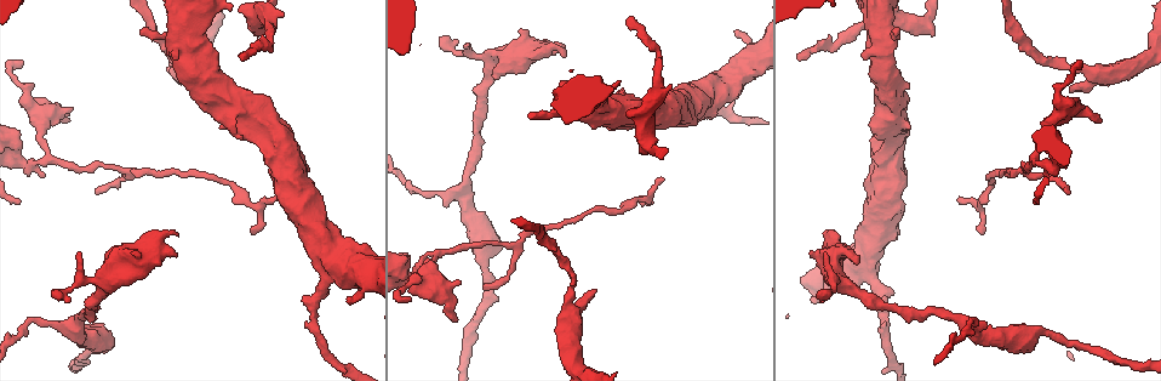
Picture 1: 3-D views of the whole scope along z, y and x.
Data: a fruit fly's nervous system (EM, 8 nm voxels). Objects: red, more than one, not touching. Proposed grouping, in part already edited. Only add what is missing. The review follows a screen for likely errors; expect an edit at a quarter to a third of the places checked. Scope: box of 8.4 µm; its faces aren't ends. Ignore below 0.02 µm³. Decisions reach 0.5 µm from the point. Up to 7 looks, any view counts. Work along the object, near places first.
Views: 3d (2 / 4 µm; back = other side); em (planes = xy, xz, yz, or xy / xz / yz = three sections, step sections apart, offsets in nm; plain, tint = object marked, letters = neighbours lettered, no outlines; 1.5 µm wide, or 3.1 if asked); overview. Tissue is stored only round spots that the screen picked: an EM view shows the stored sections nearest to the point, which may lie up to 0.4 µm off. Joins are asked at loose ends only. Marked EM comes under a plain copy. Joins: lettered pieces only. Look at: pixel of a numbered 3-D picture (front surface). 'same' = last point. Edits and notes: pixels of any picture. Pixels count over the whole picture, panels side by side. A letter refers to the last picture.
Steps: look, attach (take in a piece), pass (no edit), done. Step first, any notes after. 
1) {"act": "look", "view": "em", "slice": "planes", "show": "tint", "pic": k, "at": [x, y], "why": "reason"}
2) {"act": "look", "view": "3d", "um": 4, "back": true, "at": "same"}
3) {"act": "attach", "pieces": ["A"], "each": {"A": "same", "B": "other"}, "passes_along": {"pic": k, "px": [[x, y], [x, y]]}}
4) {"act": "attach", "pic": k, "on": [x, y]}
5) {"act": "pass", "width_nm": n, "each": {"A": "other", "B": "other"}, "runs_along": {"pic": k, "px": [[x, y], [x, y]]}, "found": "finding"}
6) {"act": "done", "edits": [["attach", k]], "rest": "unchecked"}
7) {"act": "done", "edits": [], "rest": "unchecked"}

{"act": "look", "view": "em", "slice": "planes", "show": "tint", "pic": 1, "at": [1100, 122], "why": "an open end"}

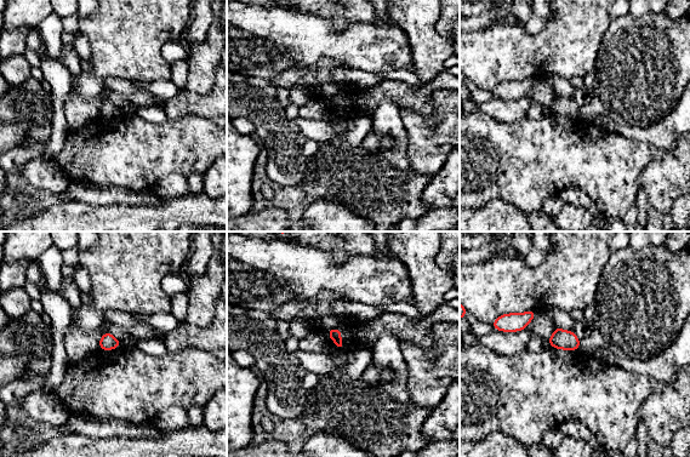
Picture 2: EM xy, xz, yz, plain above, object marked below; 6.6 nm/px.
{"act": "look", "view": "em", "slice": "planes", "show": "letters", "at": "same"}

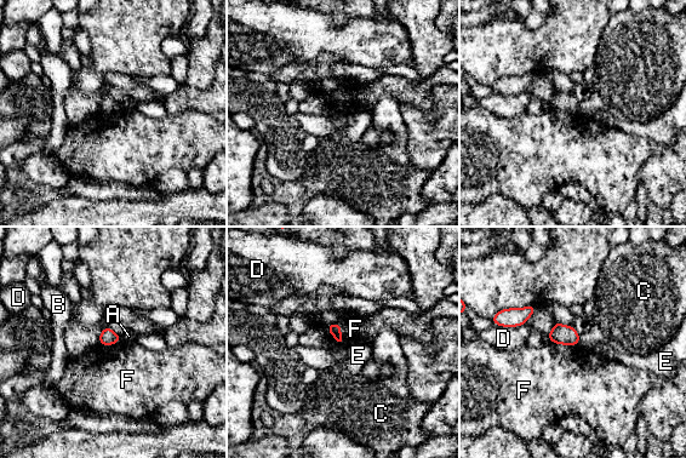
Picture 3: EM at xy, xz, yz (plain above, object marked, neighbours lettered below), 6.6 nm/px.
{"act": "pass", "each": {"A": "other", "B": "other", "C": "other", "D": "other", "E": "other", "F": "other"}, "border": {"pic": 3, "px": [[330, 324], [329, 332], [343, 344]]}, "found": "none of them fits"}

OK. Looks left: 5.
{"act": "look", "view": "3d", "um": 2, "pic": 1, "at": [596, 290], "why": "an open end"}

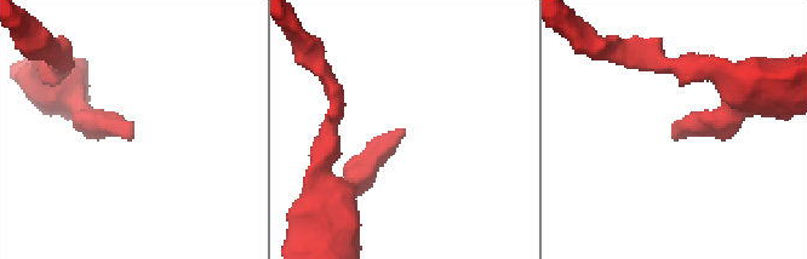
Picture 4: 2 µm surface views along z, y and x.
{"act": "look", "view": "em", "slice": "planes", "show": "letters", "pic": 4, "at": [676, 138], "why": "now the EM"}

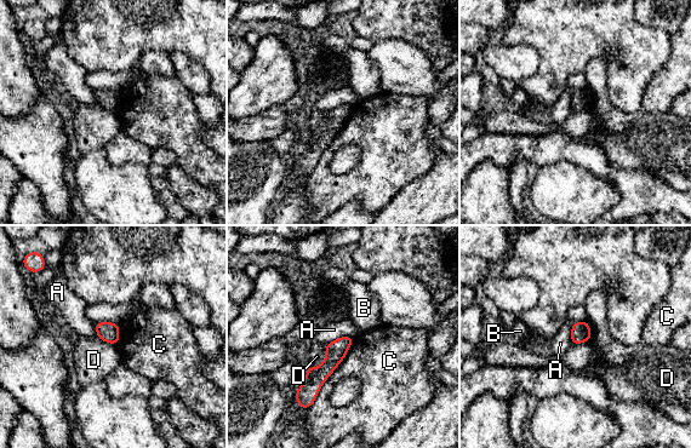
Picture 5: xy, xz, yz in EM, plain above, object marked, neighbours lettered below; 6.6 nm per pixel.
{"act": "pass", "each": {"A": "other", "B": "other", "C": "other", "D": "other"}, "found": "no lettered piece goes on from it"}

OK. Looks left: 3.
{"act": "look", "view": "3d", "um": 4, "back": true, "pic": 1, "at": [739, 82], "why": "branch stops here"}

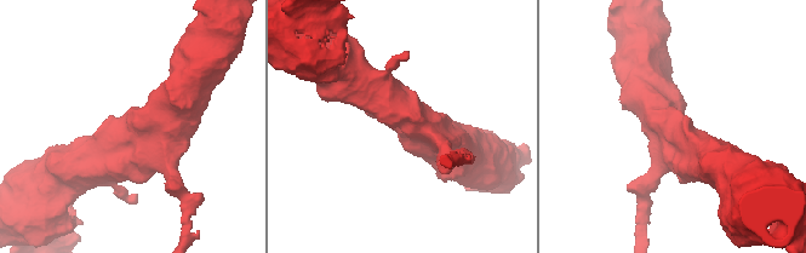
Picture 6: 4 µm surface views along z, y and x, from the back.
{"act": "look", "view": "em", "slice": "planes", "show": "letters", "pic": 6, "at": [130, 110]}

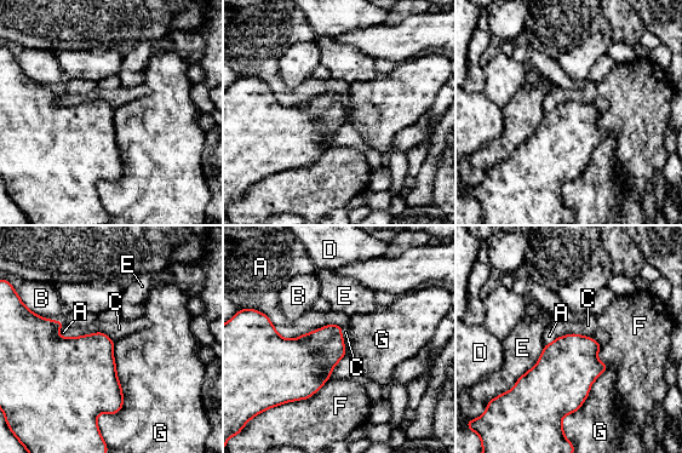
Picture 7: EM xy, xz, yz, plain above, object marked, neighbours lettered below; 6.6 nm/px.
{"act": "pass", "each": {"A": "other", "B": "other", "C": "other", "D": "other", "E": "other", "F": "other", "G": "other"}, "border": {"pic": 7, "px": [[69, 336], [103, 332], [113, 342]]}, "found": "no lettered piece goes on from it"}

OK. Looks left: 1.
{"act": "done", "edits": [], "rest": "unchecked"}

